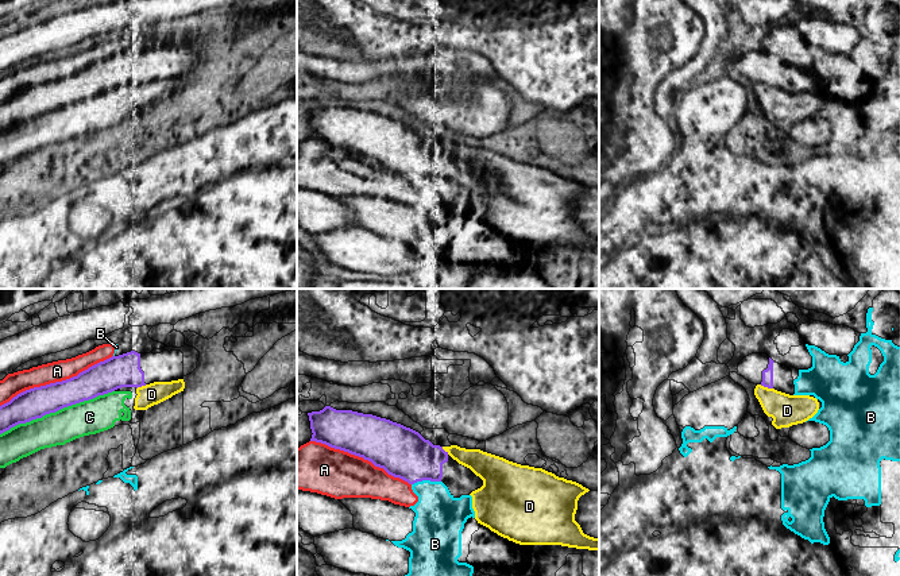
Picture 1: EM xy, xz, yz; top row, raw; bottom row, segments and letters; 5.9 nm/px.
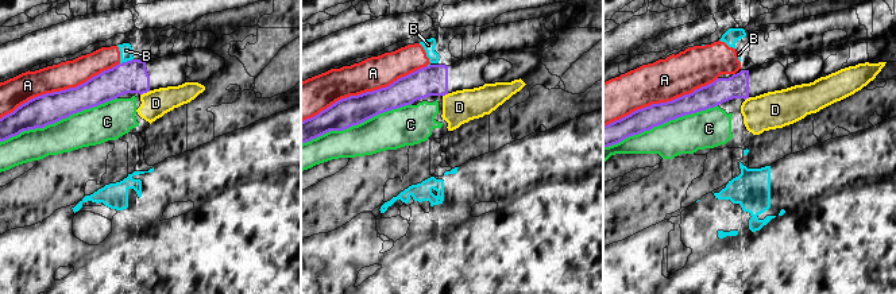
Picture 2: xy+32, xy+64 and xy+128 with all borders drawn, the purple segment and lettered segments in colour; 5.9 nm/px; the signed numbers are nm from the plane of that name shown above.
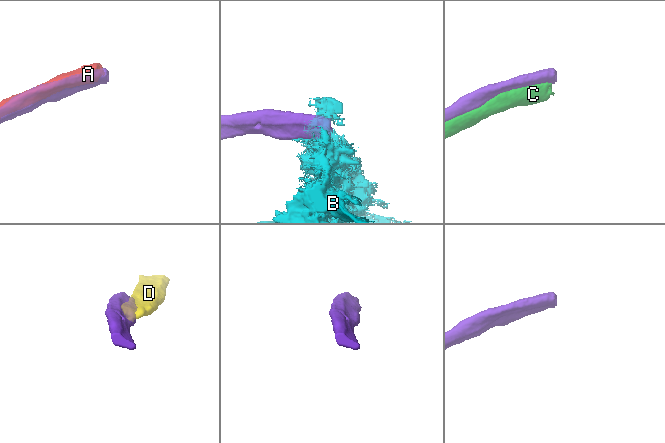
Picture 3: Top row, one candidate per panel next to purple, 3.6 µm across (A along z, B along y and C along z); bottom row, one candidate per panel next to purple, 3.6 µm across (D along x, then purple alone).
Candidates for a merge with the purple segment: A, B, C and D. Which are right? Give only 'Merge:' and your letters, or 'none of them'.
Merge: none of them

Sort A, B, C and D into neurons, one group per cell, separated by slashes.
A / B / C D

